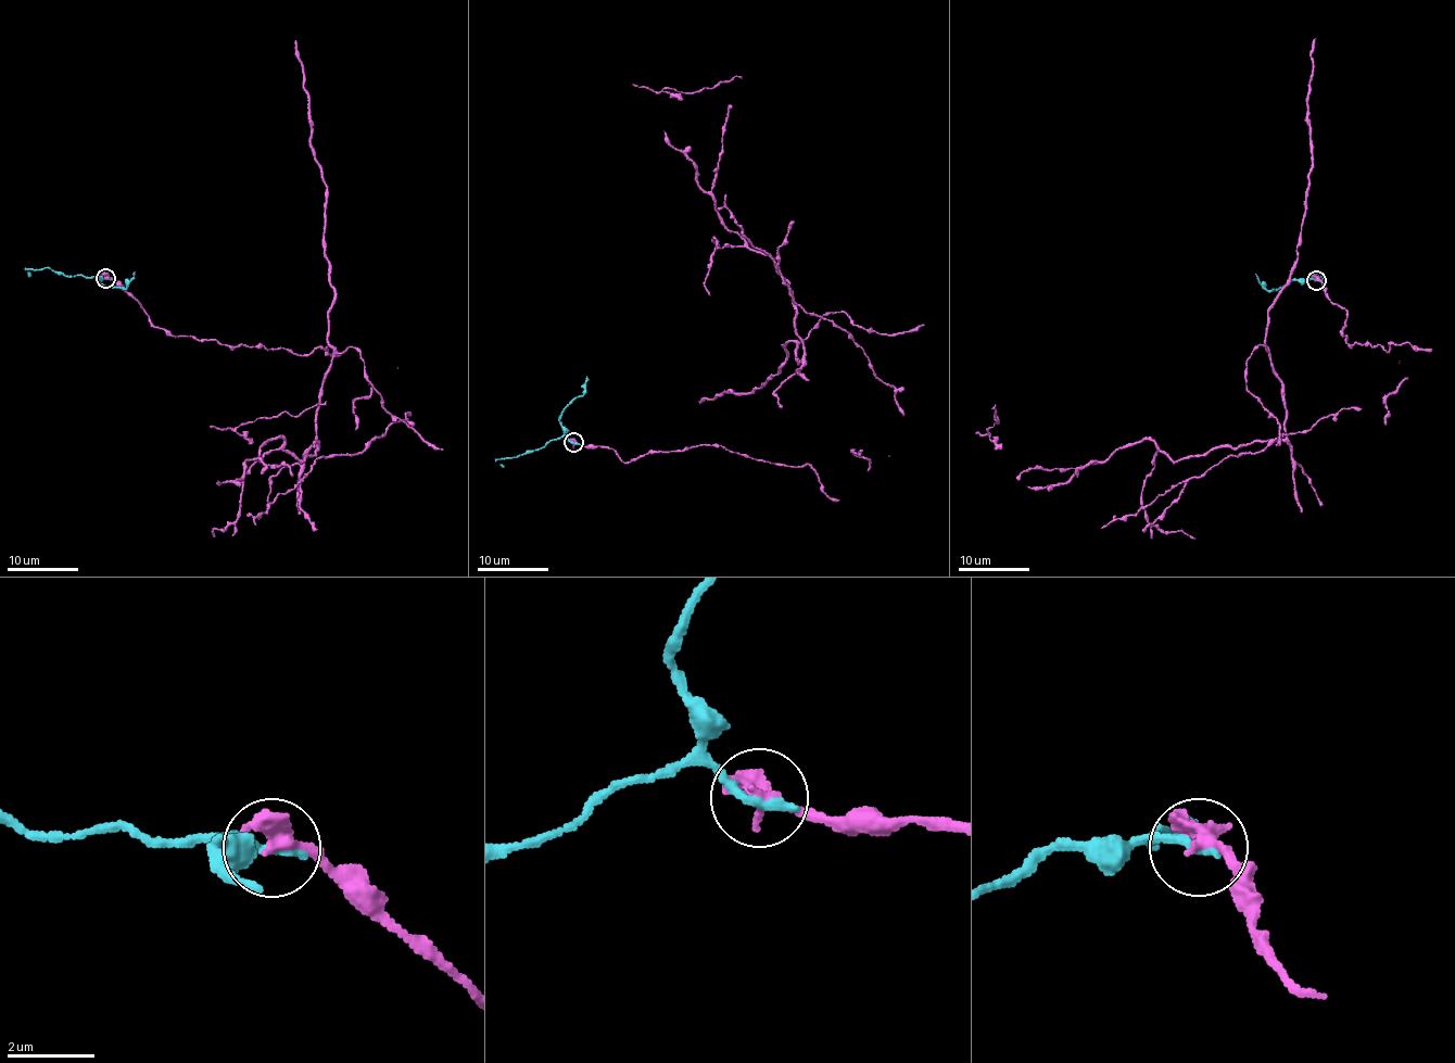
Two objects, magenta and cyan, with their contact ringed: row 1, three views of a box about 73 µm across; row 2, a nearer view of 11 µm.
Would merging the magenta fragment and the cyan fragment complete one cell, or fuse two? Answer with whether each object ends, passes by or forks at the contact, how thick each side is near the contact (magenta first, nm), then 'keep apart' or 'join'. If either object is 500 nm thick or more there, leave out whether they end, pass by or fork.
magenta ends | cyan ends | 440/260 nm | join

